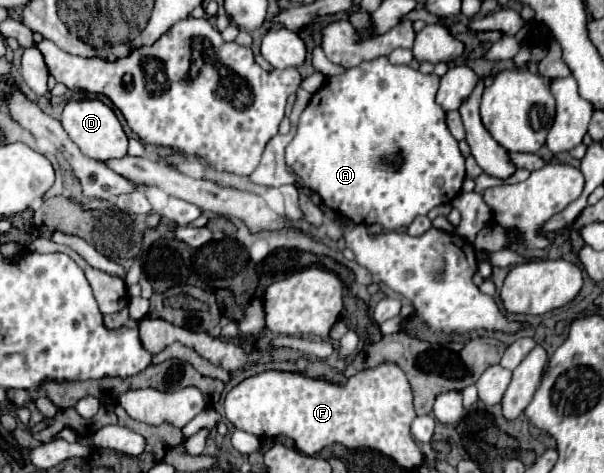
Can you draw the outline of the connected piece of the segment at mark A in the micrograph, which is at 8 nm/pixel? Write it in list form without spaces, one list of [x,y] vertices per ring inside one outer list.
[[[378,57],[374,61],[360,63],[358,67],[352,67],[348,71],[340,73],[340,75],[328,77],[326,85],[322,85],[322,89],[312,95],[308,107],[300,115],[298,133],[292,139],[292,143],[286,147],[286,163],[292,167],[292,171],[302,179],[302,183],[308,189],[312,189],[314,193],[318,193],[322,197],[326,207],[330,207],[334,213],[350,219],[352,223],[364,223],[364,225],[378,223],[386,231],[396,231],[396,229],[408,227],[414,221],[414,217],[426,215],[430,209],[434,209],[442,203],[450,203],[458,195],[462,181],[464,181],[464,175],[466,175],[464,157],[460,155],[458,141],[450,135],[450,129],[446,127],[446,113],[444,113],[442,107],[438,107],[438,103],[434,99],[436,91],[438,91],[438,83],[440,83],[440,77],[436,73],[424,75],[424,73],[420,73],[420,71],[416,71],[408,65],[392,65],[388,61],[388,57]]]

